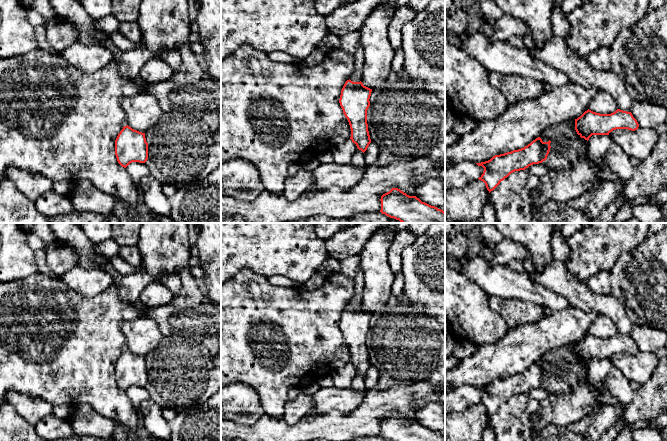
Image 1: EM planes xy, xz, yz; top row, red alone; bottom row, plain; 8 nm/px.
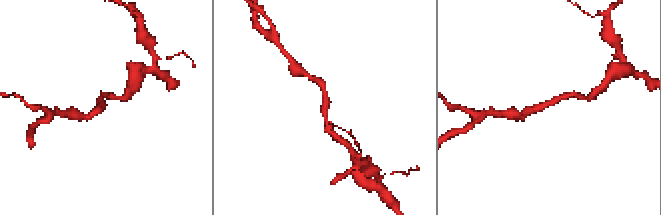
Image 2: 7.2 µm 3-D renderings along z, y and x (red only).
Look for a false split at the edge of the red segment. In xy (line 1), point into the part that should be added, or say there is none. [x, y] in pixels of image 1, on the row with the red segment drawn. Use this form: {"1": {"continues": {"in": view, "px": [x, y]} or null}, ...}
{"1": {"continues": null}}

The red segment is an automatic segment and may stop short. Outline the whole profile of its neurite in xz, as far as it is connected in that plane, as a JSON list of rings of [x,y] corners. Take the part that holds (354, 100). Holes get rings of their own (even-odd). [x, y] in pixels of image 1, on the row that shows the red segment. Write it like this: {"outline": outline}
{"outline": [[[349,79],[345,82],[339,99],[340,106],[350,125],[350,139],[363,153],[371,143],[367,124],[371,92],[372,89],[364,86],[361,81],[353,82]]]}

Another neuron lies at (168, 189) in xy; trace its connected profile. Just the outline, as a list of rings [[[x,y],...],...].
[[[170,183],[162,184],[162,192],[167,197],[172,196],[177,190],[178,190],[178,188],[173,184],[170,184]]]

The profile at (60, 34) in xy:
[[[52,19],[46,23],[45,28],[48,42],[59,53],[68,46],[78,42],[78,30],[65,20]]]

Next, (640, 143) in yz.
[[[638,127],[637,130],[616,129],[609,133],[613,142],[617,143],[627,155],[643,161],[652,153],[659,134],[655,129]]]

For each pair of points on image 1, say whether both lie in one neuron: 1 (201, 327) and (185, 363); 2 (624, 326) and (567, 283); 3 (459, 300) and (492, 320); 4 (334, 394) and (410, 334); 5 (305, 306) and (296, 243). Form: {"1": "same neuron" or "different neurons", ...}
{"1": "different neurons", "2": "same neuron", "3": "same neuron", "4": "different neurons", "5": "different neurons"}

